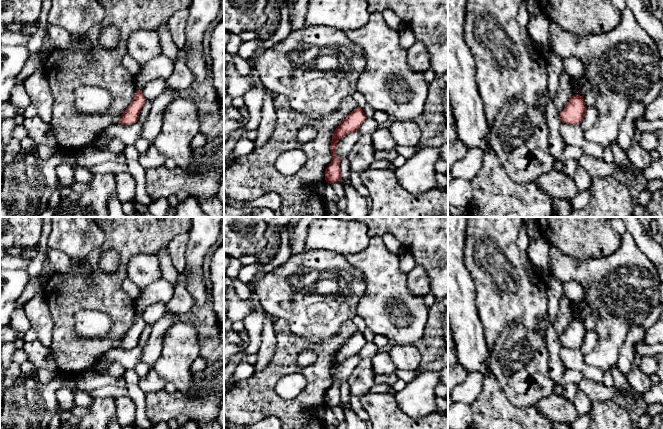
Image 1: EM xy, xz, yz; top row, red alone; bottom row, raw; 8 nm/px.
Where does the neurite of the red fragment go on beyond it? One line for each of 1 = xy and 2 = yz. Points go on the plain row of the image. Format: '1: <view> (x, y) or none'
1: xy (66, 294)
2: yz (566, 314)

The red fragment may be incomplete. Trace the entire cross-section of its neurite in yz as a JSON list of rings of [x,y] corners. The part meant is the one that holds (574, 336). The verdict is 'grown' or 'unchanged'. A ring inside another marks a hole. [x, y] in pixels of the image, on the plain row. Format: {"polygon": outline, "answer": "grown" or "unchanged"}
{"polygon": [[[563,295],[559,302],[559,312],[555,322],[555,330],[560,337],[562,347],[581,348],[587,332],[584,322],[575,316],[574,303]]], "answer": "grown"}

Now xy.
{"polygon": [[[99,217],[95,220],[105,234],[102,247],[93,250],[82,261],[72,261],[75,269],[83,263],[87,264],[91,268],[95,284],[91,287],[77,275],[52,272],[44,287],[44,296],[53,321],[53,338],[50,347],[60,375],[76,379],[80,374],[90,372],[112,349],[132,349],[138,346],[146,323],[142,315],[136,313],[135,300],[122,288],[122,282],[127,277],[128,262],[136,254],[156,255],[159,250],[168,247],[176,236],[188,233],[191,221],[192,217]],[[108,250],[116,250],[119,253],[119,269],[113,273],[105,273],[99,267],[100,254]],[[81,310],[108,314],[113,323],[111,330],[96,339],[81,336],[74,325],[74,316]]], "answer": "grown"}

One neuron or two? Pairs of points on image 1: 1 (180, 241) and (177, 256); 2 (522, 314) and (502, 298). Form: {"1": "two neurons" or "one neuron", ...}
{"1": "one neuron", "2": "one neuron"}

